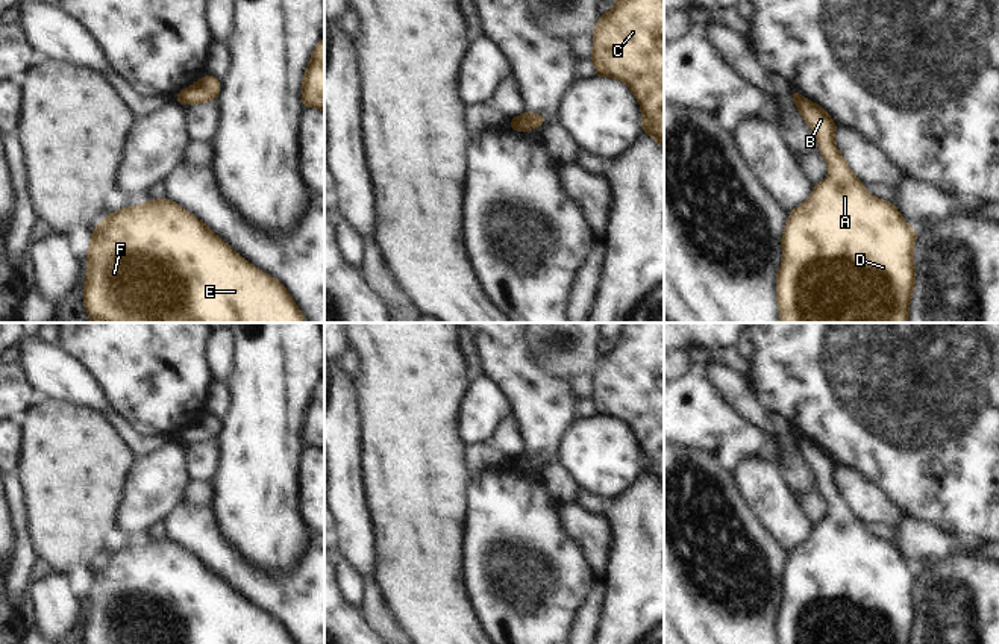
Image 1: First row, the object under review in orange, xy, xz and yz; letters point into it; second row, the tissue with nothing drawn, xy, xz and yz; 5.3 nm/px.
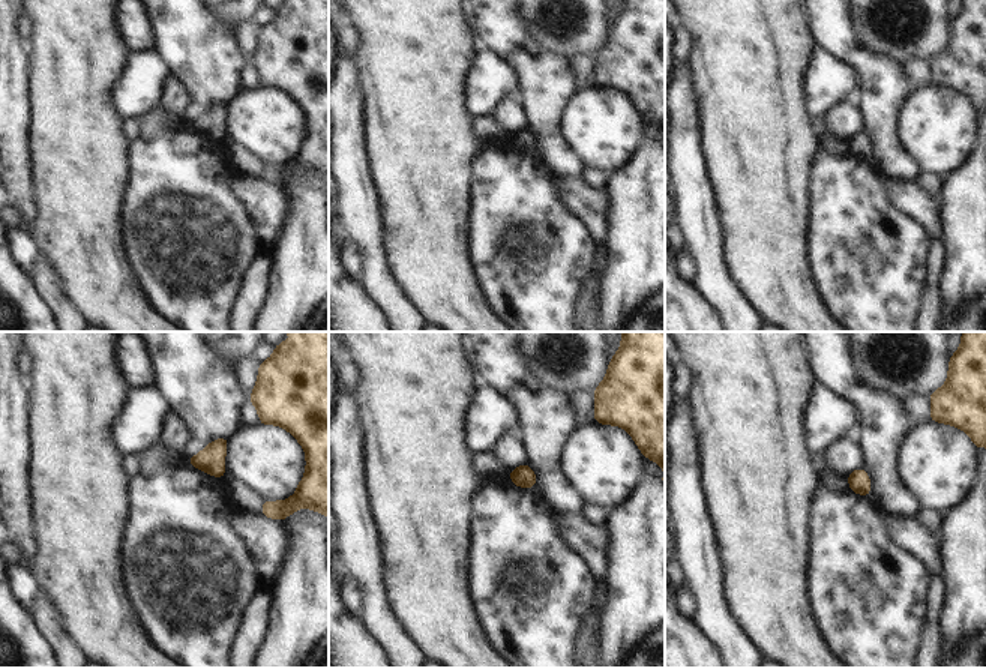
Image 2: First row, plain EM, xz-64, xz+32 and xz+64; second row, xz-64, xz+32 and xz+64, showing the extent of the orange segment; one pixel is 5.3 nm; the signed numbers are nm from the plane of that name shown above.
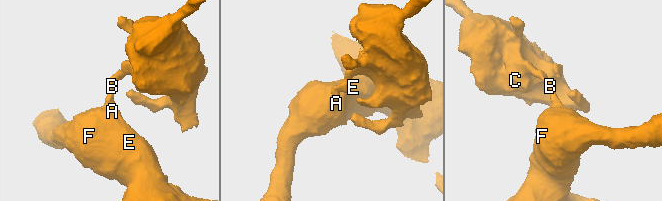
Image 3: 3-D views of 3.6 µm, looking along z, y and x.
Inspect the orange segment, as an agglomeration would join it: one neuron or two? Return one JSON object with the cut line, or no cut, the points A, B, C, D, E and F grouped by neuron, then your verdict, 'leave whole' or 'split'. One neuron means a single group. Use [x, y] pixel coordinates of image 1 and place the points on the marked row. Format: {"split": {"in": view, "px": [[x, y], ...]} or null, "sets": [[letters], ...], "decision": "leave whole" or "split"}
{"split": {"in": "xz", "px": [[522, 114], [532, 128]]}, "sets": [["A", "B", "D", "E", "F"], ["C"]], "decision": "split"}

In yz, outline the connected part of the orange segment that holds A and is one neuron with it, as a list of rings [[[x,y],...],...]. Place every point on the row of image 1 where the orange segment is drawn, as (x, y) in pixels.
[[[800,97],[796,106],[814,130],[819,152],[828,162],[828,177],[814,186],[811,197],[788,212],[782,232],[782,262],[776,274],[781,323],[908,323],[910,300],[916,283],[913,252],[917,230],[907,224],[893,203],[866,191],[849,170],[834,142],[837,124],[822,106]]]

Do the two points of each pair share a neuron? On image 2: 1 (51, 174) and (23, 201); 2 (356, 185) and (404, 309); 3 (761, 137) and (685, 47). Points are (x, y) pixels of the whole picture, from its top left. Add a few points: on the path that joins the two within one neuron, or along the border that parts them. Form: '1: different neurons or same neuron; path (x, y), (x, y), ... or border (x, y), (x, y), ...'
1: different neurons; border (29, 158), (35, 216), (27, 224)
2: same neuron; path (359, 216), (368, 236), (375, 278)
3: different neurons; border (680, 18), (691, 38), (691, 56), (688, 60)

